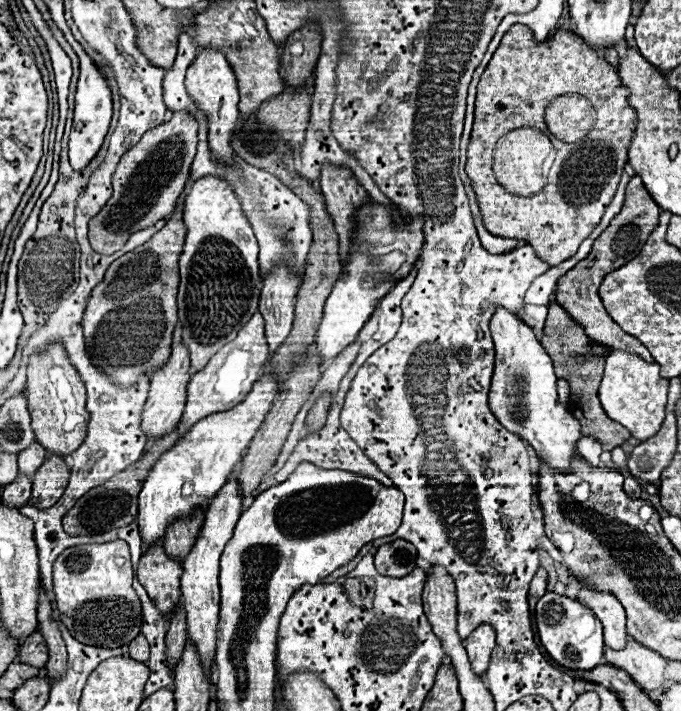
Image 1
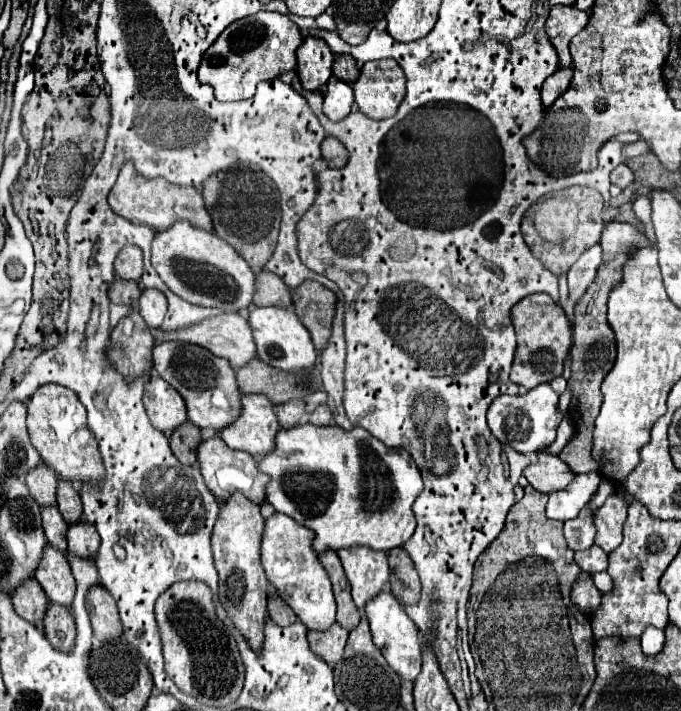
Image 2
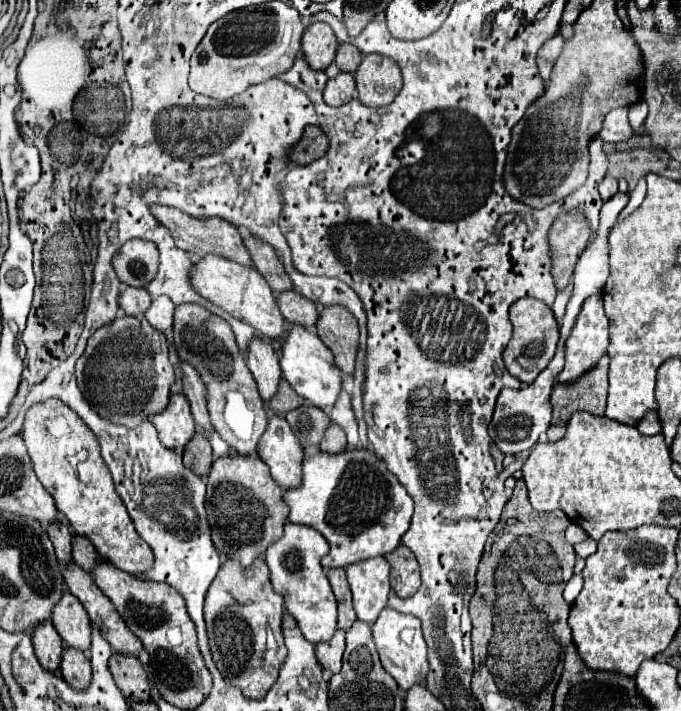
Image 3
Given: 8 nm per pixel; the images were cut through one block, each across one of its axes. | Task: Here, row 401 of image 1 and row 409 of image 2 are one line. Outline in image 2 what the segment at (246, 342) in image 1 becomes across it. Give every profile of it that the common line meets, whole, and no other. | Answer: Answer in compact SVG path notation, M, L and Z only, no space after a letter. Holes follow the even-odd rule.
M166 340L154 346L154 370L174 386L186 402L188 420L198 428L212 428L216 434L230 426L242 414L242 392L236 382L236 370L228 360L214 356L202 346L194 346L190 342Z

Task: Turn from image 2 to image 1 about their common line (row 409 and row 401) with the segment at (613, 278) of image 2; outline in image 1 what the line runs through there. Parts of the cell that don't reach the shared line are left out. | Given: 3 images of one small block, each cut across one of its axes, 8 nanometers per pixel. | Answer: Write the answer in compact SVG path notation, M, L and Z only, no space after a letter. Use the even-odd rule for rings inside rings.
M552 302L548 306L548 320L544 326L544 336L542 336L542 346L546 348L546 352L550 354L552 362L554 362L554 370L558 378L564 378L570 384L570 402L568 402L568 410L572 412L572 416L576 416L576 420L580 422L580 430L584 436L592 436L596 438L604 450L612 450L616 446L622 446L628 438L630 432L616 424L614 420L610 420L604 410L602 404L598 400L598 386L600 386L600 378L604 374L604 362L606 358L602 356L588 356L584 358L586 352L590 352L594 348L594 340L590 340L584 332L584 328L570 318L570 314L556 302Z

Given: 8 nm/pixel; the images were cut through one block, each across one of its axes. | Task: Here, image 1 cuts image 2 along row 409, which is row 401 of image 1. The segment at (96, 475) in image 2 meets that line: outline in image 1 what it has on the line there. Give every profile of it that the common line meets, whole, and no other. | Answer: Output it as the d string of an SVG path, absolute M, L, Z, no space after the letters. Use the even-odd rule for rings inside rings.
M54 344L44 354L34 354L30 358L26 398L32 416L32 430L36 434L36 440L46 448L46 452L62 458L76 452L86 438L86 430L76 430L76 426L88 420L84 406L86 394L84 384L76 374L76 368L70 366L68 354L64 354L64 346Z

